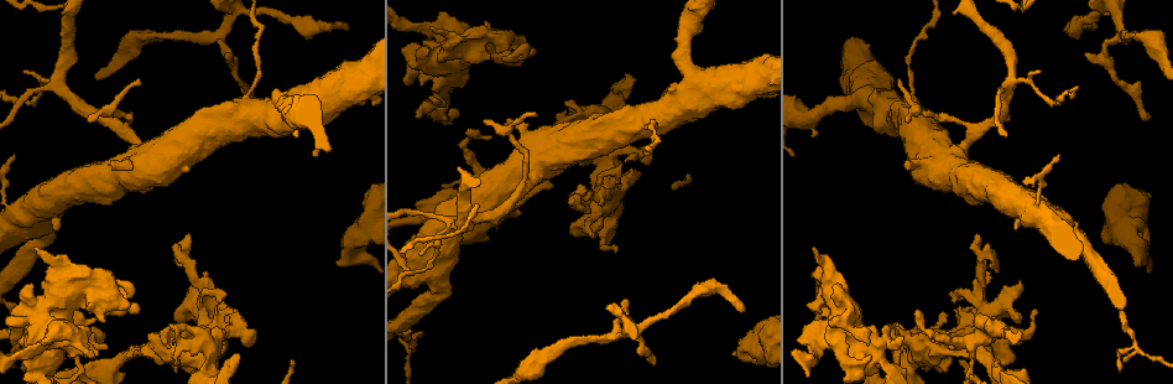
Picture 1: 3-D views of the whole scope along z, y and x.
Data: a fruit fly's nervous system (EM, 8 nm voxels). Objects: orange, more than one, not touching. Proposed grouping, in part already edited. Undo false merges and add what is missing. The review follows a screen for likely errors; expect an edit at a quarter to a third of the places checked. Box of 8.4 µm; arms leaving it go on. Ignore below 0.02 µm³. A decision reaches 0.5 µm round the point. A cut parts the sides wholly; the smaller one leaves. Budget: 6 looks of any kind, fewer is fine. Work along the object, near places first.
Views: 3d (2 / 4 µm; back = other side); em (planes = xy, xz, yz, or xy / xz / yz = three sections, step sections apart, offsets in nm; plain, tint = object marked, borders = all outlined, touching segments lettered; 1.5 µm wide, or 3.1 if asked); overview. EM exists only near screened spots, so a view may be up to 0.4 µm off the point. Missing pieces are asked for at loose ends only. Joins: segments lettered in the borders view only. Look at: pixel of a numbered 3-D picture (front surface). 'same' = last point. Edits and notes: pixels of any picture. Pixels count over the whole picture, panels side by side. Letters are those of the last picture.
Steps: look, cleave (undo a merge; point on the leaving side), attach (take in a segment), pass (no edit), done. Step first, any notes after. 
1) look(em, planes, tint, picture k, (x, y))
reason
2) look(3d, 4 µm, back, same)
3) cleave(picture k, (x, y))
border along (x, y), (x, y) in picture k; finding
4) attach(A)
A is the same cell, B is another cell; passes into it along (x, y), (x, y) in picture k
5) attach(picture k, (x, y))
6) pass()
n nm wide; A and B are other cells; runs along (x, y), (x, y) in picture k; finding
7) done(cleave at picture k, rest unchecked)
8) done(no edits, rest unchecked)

look(3d, 2 µm, picture 1, (181, 327))
closes a loop

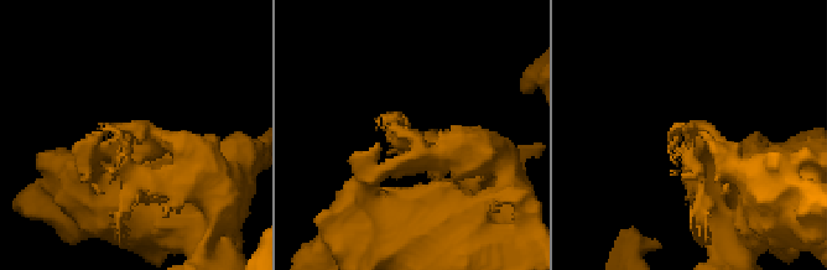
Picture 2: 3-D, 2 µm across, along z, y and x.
look(em, planes, borders, picture 2, (413, 152))
shape alone is not enough

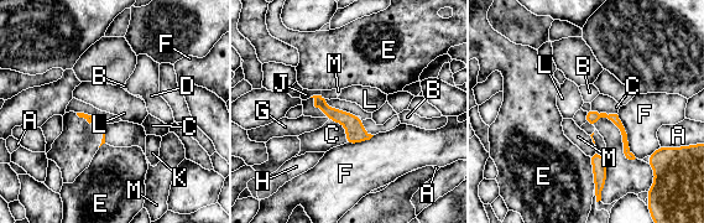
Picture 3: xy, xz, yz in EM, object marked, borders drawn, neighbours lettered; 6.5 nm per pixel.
pass()
A, B, C, D, E, F, G, H, J, K, L and M are other cells; runs along (317, 98), (327, 110), (366, 136) in picture 3; continuous, no second cell

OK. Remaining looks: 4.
look(3d, 2 µm, picture 1, (504, 124))
free end

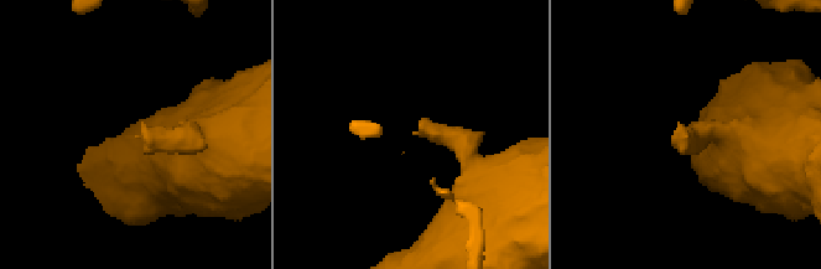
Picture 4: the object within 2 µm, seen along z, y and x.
look(em, planes, borders, picture 4, (689, 137))
need the tissue

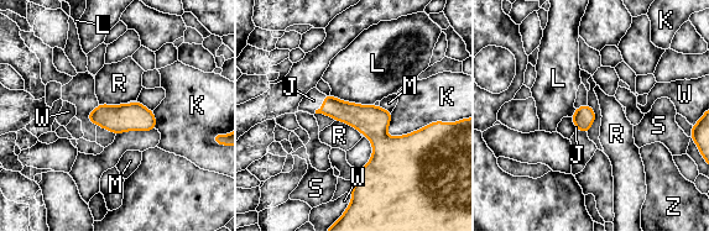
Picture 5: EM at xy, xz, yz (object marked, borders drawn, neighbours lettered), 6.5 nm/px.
attach(J)
J is the same cell, K, L, M, R, S, W and Z are other cells; the cell continues

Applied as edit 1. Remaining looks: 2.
look(overview)
see it whole again

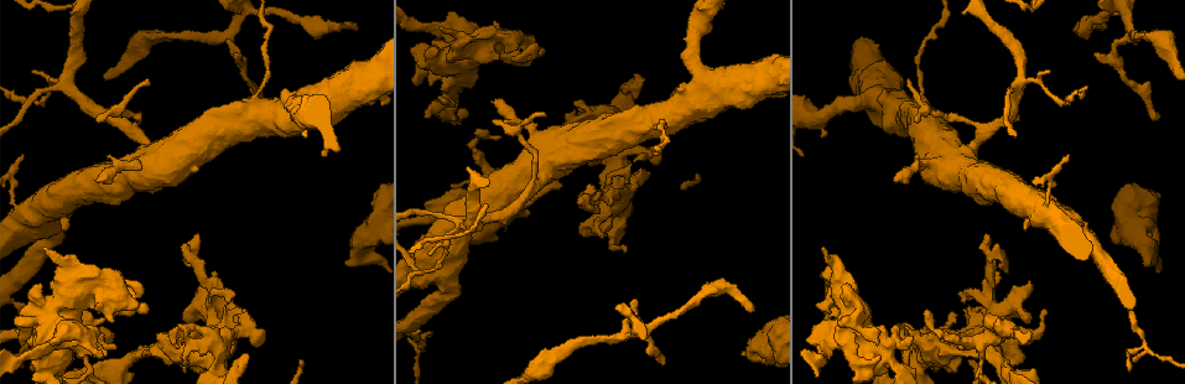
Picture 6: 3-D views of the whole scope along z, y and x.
look(em, planes, borders, picture 6, (487, 39))

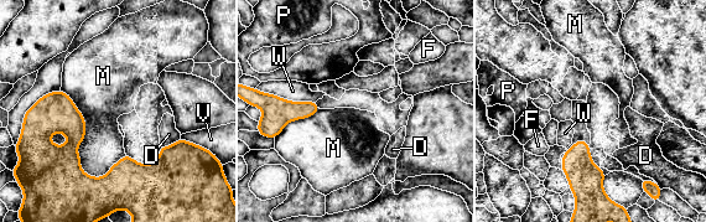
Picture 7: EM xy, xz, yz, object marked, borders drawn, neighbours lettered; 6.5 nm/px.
pass()
D, F, M, P, V and W are other cells; runs along (53, 94), (87, 184), (181, 169) in picture 7; none of them fits

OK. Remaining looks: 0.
done(attach at picture 5, rest unchecked)

